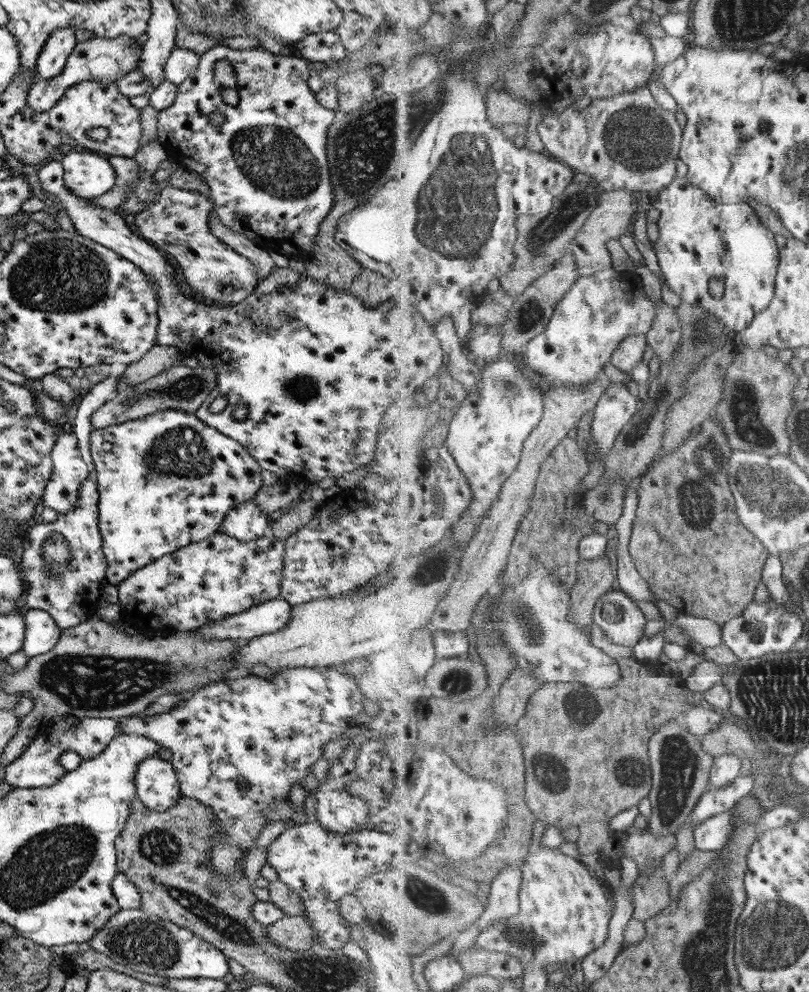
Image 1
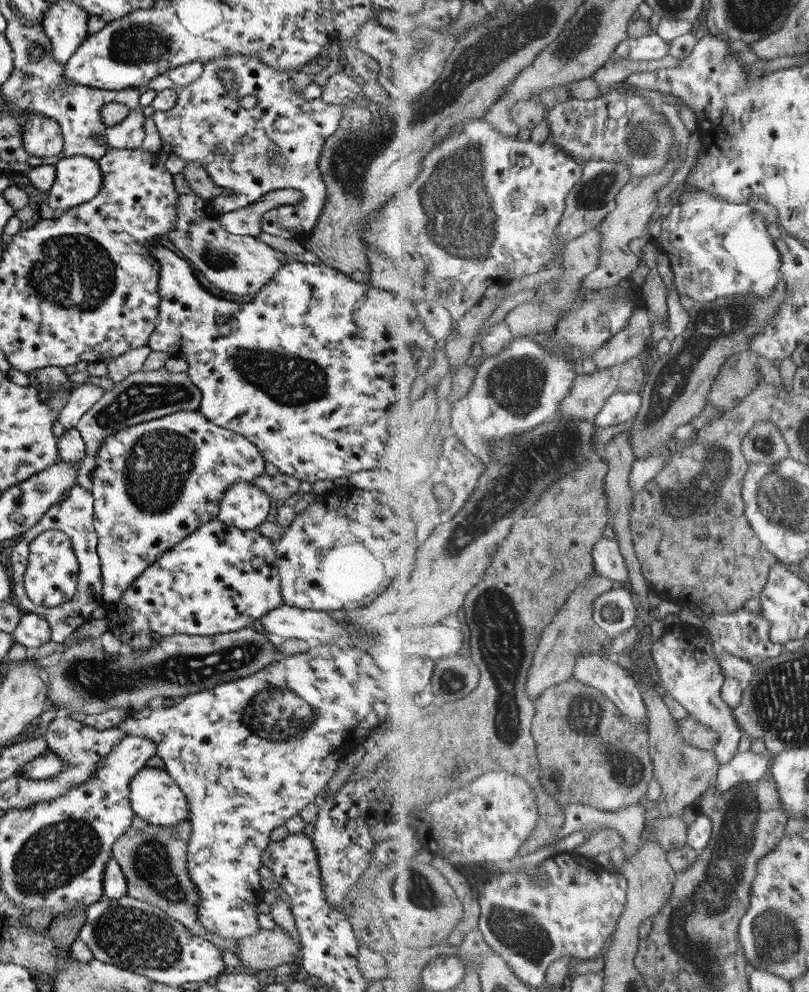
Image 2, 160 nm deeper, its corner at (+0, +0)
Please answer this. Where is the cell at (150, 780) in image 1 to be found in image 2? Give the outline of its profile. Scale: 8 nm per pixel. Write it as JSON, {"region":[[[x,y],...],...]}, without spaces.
{"region":[[[143,766],[129,780],[128,789],[131,813],[146,824],[155,827],[173,827],[187,821],[189,812],[186,798],[163,769]]]}

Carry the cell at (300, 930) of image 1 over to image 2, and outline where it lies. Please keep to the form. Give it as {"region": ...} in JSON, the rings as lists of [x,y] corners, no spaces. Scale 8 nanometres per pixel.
{"region":[[[276,927],[273,930],[260,928],[255,935],[240,939],[235,953],[242,966],[255,972],[291,963],[299,950],[298,942]]]}

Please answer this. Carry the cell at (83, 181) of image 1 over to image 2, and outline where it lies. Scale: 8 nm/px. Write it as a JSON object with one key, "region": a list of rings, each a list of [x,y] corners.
{"region":[[[88,156],[59,159],[54,169],[55,176],[44,203],[52,213],[91,200],[101,188],[101,171],[97,161]]]}

